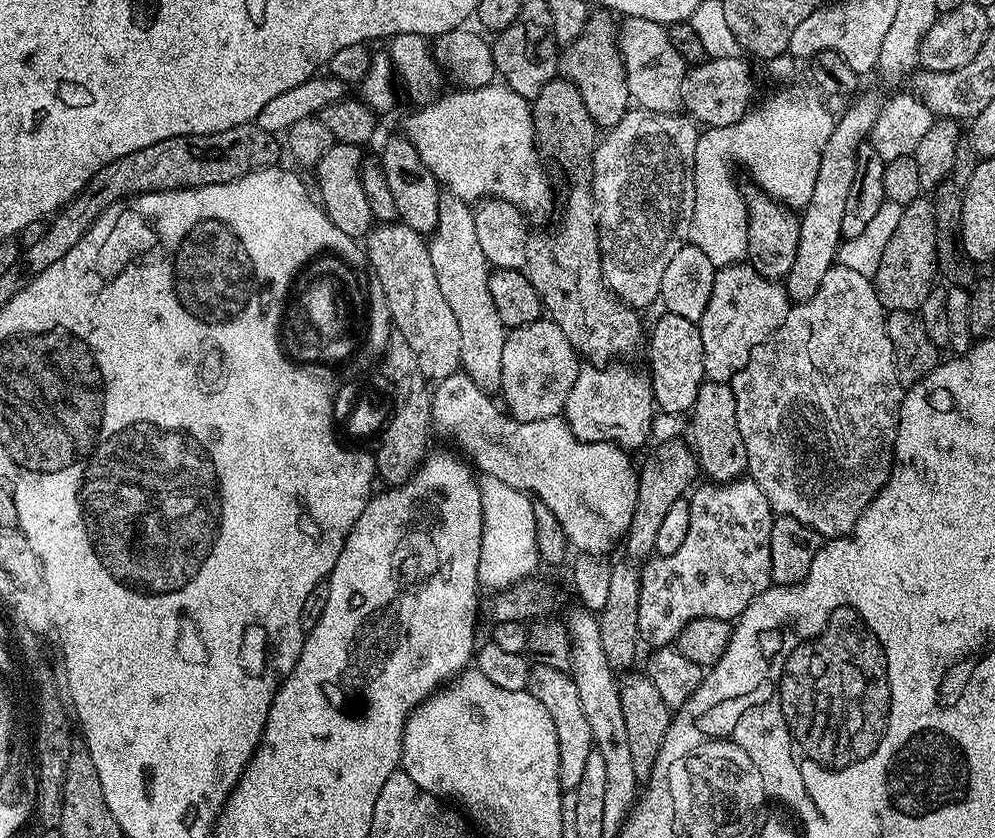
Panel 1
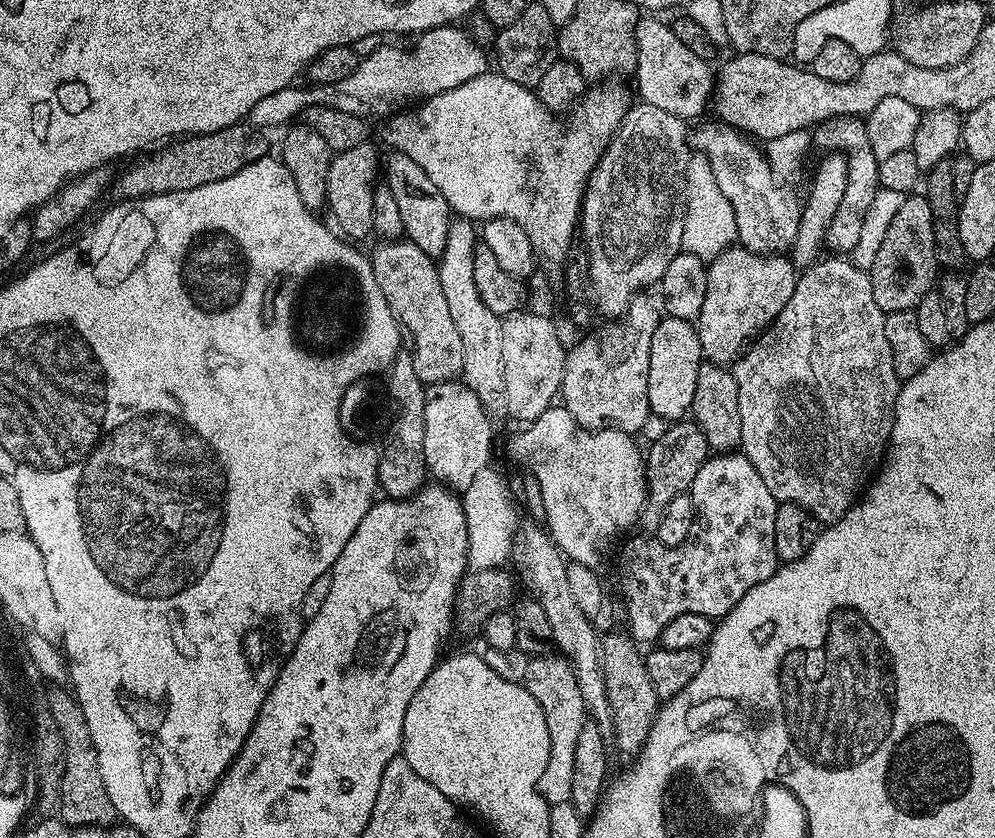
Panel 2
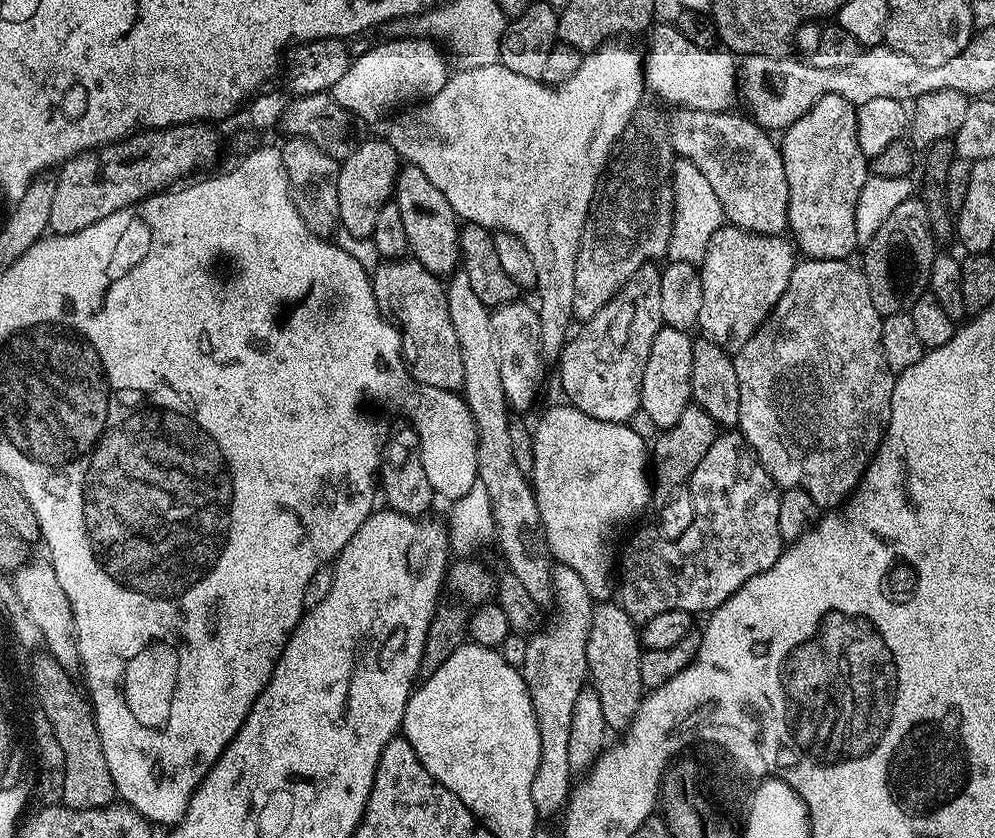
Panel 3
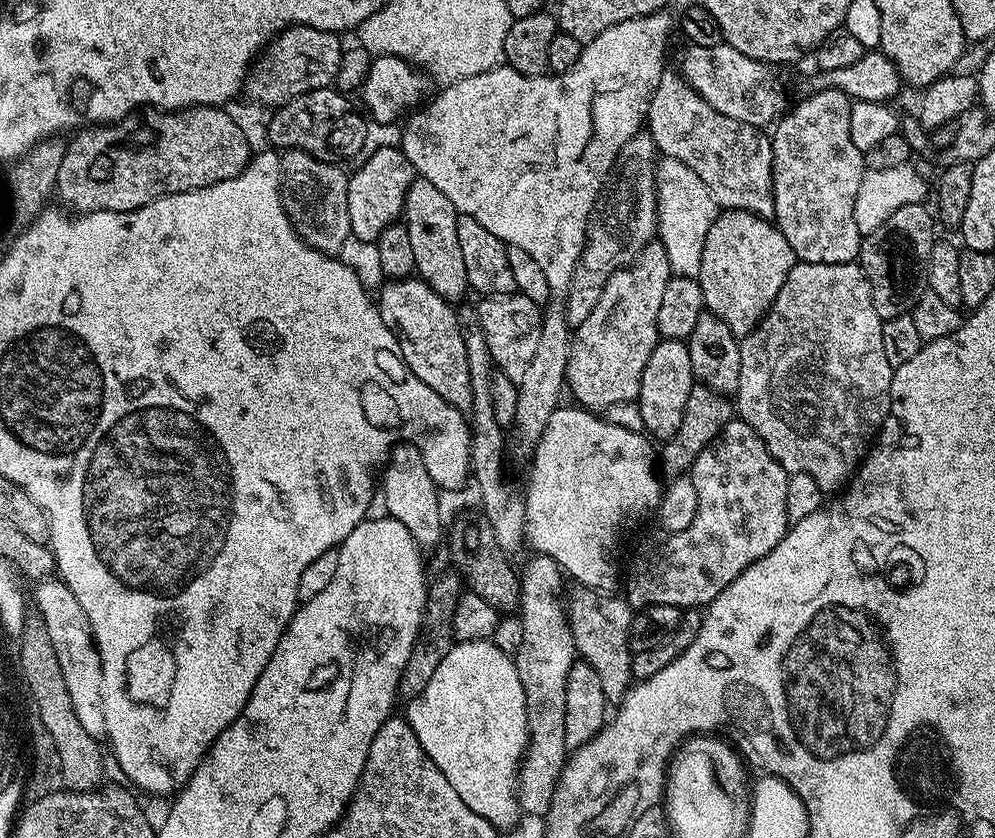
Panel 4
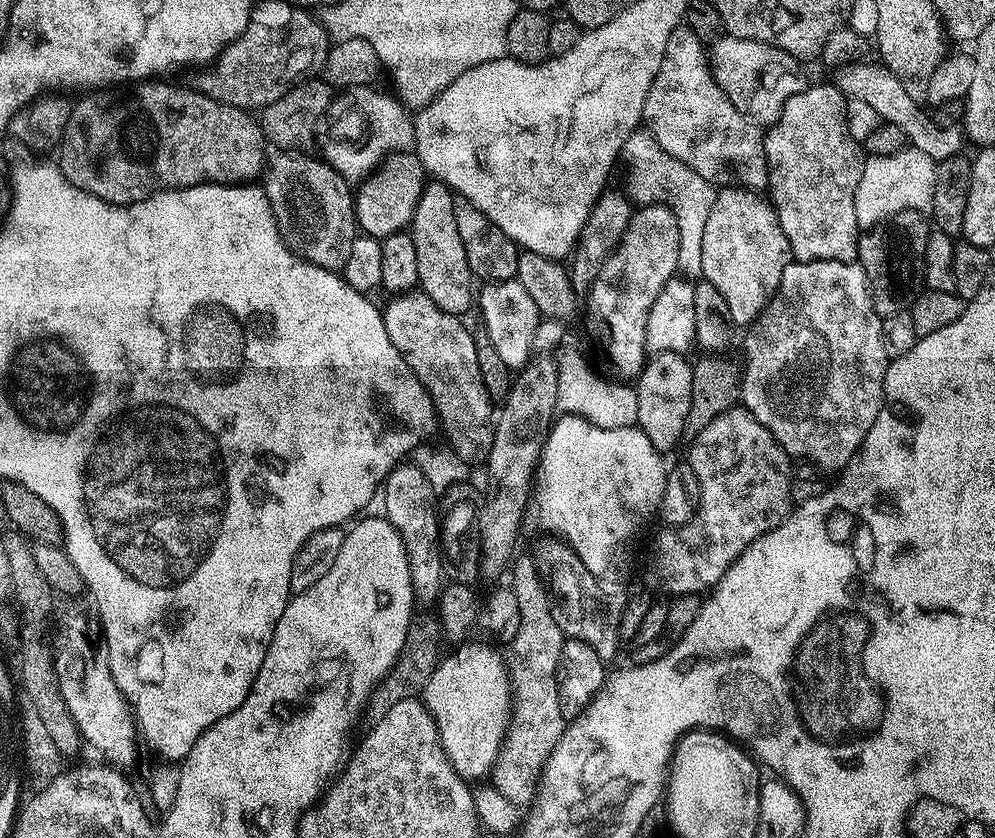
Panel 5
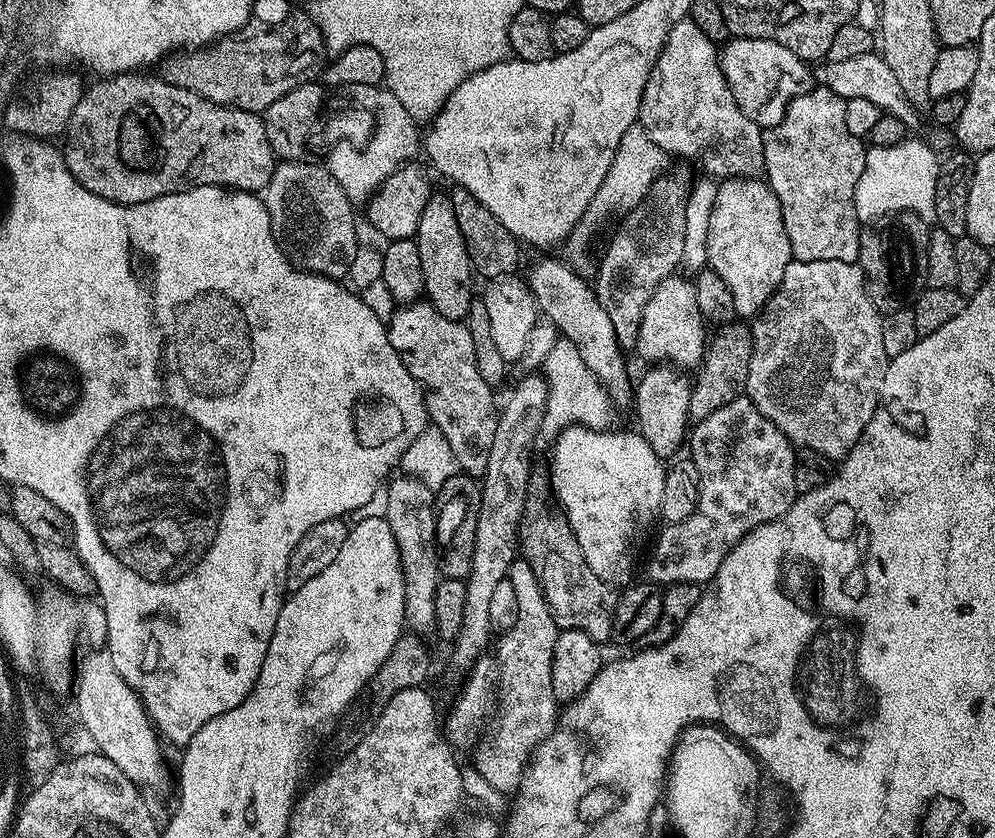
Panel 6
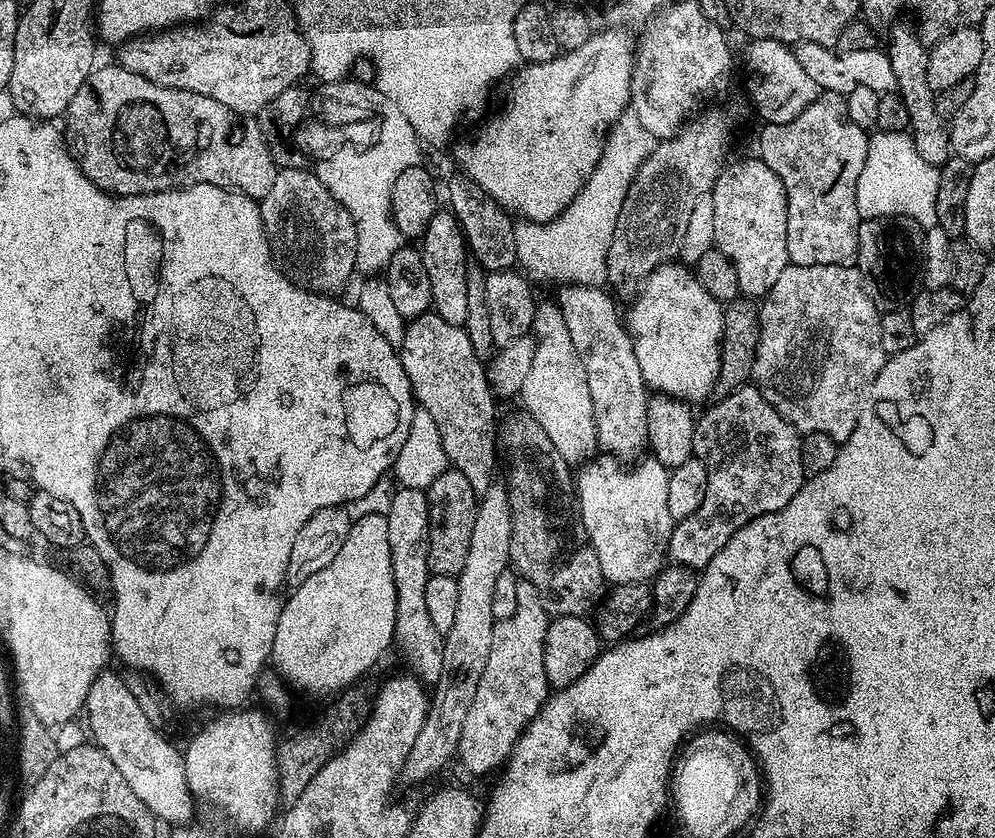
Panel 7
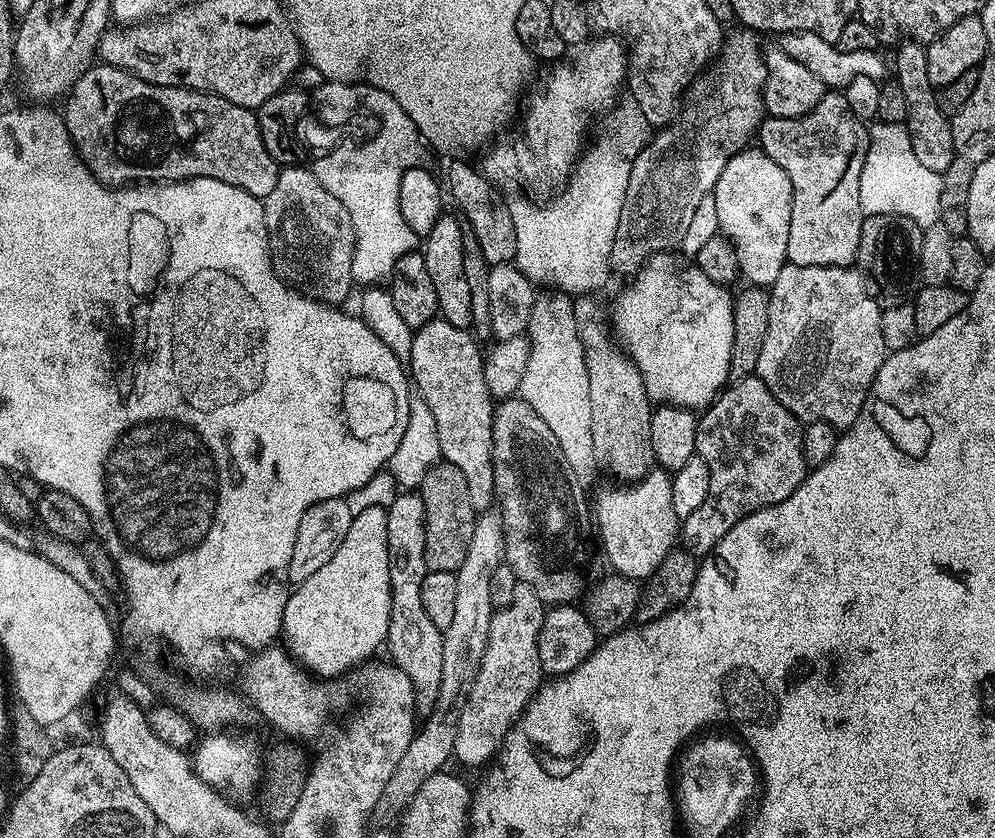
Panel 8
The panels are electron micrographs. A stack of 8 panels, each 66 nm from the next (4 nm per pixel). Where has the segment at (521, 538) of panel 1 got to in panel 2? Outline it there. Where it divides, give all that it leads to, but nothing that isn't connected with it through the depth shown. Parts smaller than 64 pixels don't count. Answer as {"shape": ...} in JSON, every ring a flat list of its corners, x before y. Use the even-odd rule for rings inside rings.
{"shape":[[489,466,474,474,474,482,463,489,462,499,466,514,468,531,468,568,501,568,509,563,512,554,512,541,518,527,516,504,508,493,508,486,503,478]]}

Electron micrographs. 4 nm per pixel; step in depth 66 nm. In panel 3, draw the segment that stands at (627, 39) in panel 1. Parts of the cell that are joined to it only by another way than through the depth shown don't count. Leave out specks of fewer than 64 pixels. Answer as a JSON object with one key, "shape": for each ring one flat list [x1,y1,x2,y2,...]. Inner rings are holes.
{"shape":[[657,23,655,27,647,33,648,36,648,56,643,57,644,81,649,93,661,96,666,103,672,104,676,108,690,108,698,112,728,112,731,104,738,96,738,60,733,53,727,50,713,50,711,48,699,48,694,46,694,42,682,35,676,29,675,23]]}

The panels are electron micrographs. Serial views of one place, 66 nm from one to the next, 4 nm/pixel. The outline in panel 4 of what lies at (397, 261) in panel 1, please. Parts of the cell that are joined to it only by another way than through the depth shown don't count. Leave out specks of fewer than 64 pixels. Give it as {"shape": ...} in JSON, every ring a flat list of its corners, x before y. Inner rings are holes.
{"shape":[[419,278,388,280,378,295,380,317,394,322,400,341,400,355,408,369,434,394,442,394,450,406,461,410,471,409,472,387,470,386,470,365,466,362,465,329,460,329,460,320,451,303,443,300,426,281]]}

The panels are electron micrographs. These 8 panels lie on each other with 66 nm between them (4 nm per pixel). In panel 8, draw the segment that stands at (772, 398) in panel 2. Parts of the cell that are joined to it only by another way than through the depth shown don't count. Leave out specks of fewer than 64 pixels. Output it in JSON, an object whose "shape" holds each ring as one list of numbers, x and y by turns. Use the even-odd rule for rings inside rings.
{"shape":[[785,264,778,278,770,286,768,297,770,298,770,323,766,325,766,338,762,342,762,354,758,354,758,366,755,375,760,377,760,381,794,414,801,422,810,420,825,420,837,430,847,430,858,418,862,406,868,397,868,391,872,389,874,378,882,366,886,349,882,338,882,322,880,314,881,305,876,305,876,300,871,296,869,285,865,277,861,276,855,267,835,268,834,266,798,266,797,264]]}

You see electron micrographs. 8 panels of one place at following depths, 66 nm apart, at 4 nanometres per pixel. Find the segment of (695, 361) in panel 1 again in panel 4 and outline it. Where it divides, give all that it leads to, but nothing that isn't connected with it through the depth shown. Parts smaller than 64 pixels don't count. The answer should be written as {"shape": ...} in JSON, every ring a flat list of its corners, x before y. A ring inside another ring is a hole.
{"shape":[[667,338,656,343,646,362,646,370,642,370,642,386,638,397,644,423,643,431,649,437,657,436,657,441,663,442,674,434,674,430,678,430,678,426,682,426,682,410,686,410,686,398,690,398,693,383,687,343,684,340]]}

